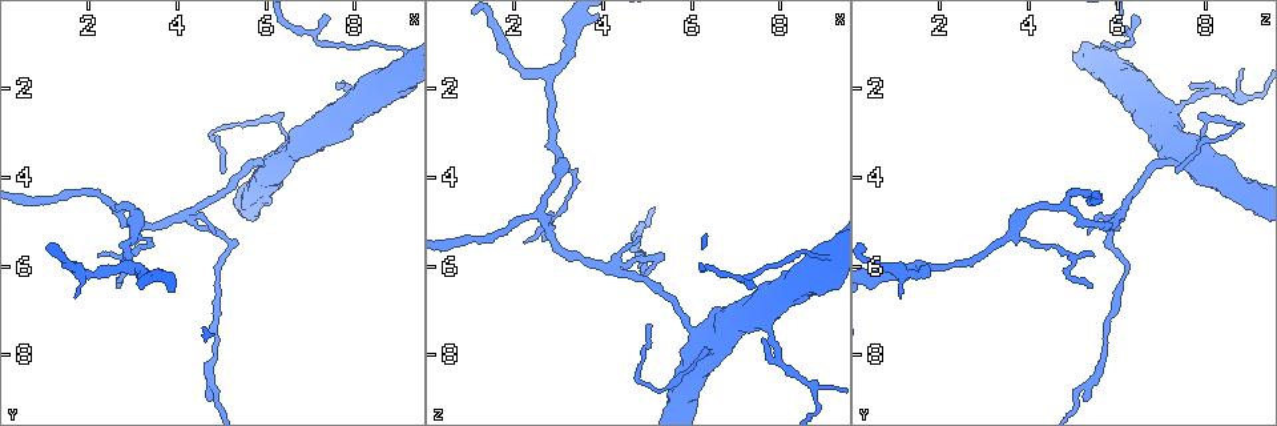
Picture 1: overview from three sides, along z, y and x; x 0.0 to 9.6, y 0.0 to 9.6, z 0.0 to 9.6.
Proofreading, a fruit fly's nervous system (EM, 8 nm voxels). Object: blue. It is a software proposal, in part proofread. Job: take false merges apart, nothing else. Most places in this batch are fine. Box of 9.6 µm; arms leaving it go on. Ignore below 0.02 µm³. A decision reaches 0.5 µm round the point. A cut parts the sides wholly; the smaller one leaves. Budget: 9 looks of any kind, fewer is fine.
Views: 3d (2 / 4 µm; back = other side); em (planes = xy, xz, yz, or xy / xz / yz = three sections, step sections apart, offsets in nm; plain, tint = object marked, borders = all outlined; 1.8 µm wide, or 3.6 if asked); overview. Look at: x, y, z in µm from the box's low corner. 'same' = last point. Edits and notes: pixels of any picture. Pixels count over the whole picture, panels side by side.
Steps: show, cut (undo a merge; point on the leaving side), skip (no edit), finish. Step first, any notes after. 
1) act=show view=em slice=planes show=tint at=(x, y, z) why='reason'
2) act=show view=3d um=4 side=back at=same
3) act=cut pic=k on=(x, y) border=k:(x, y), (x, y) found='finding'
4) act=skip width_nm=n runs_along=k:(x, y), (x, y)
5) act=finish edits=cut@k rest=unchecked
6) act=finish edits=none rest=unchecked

act=show view=em slice=planes show=plain at=(4.25, 4.80, 6.10) why='arms part here'

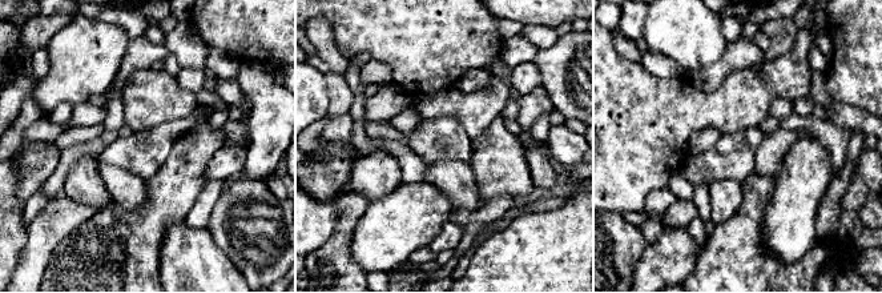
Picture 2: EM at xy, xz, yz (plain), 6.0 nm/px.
act=show view=em slice=planes show=tint at=same why='with the object marked'

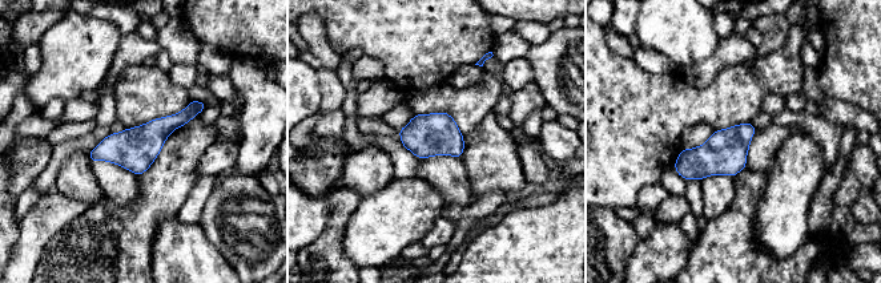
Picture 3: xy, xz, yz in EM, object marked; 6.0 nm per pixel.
act=skip runs_along=3:(201, 105), (136, 149), (92, 157) found='all the same neuron'

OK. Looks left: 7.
act=show view=3d um=4 at=(3.05, 5.15, 3.70) why='side arm on a straight run'

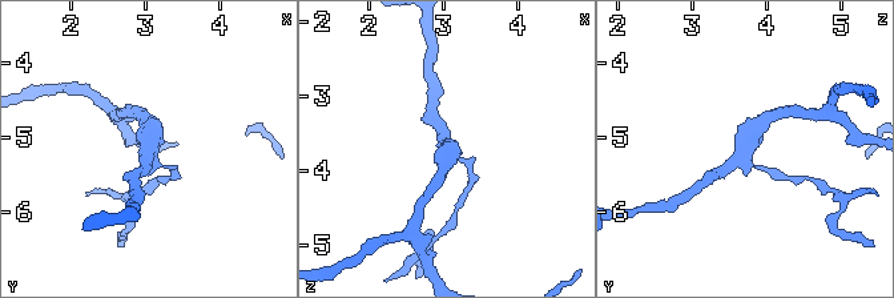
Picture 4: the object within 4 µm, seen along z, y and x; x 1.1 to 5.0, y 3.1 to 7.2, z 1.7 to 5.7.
act=show view=em slice=xy step=4 show=tint at=(3.05, 5.25, 3.65) arms=3 why='need the tissue'

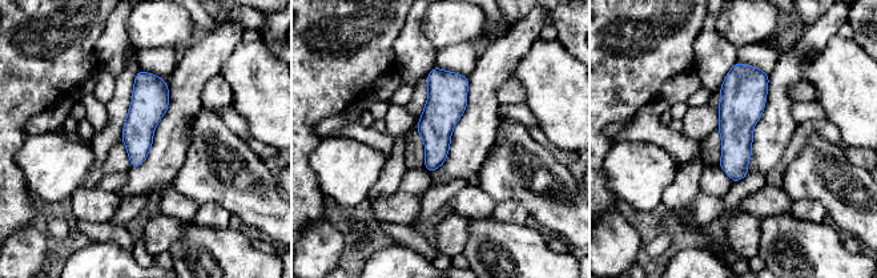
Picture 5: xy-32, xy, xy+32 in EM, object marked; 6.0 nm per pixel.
act=skip found='all the same neuron'

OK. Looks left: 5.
act=show view=em slice=planes show=tint at=(2.75, 6.00, 1.80) why='abrupt turn'

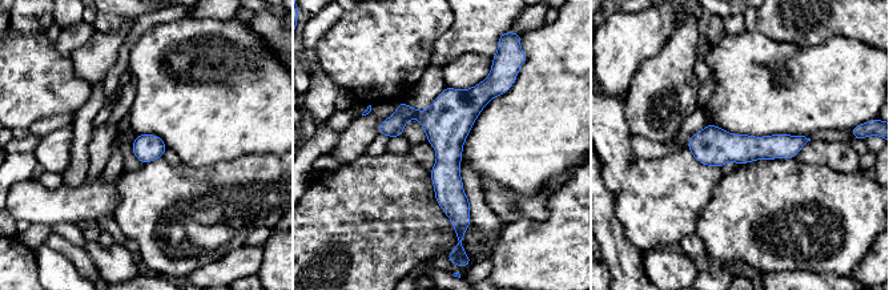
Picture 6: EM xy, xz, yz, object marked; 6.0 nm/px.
act=skip width_nm=170 runs_along=6:(489, 80), (449, 125), (457, 222) found='continuous, no second neuron'

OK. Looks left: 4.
act=show view=em um=3.6 slice=xy step=8 show=tint at=(8.85, 2.15, 9.05) why='sharp bend'

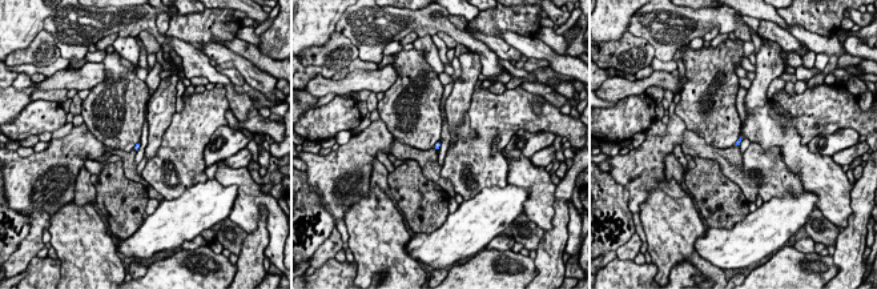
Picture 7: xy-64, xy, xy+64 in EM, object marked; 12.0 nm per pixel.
act=show view=em um=3.6 slice=planes show=tint at=same

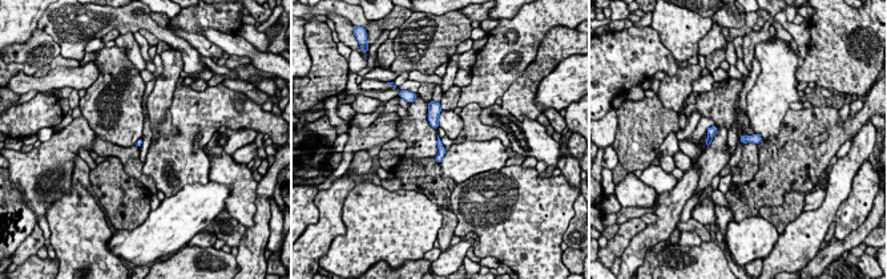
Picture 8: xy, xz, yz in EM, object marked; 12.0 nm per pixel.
act=skip width_nm=70 found='continuous, no second neuron'

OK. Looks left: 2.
act=finish edits=none rest=unchecked

